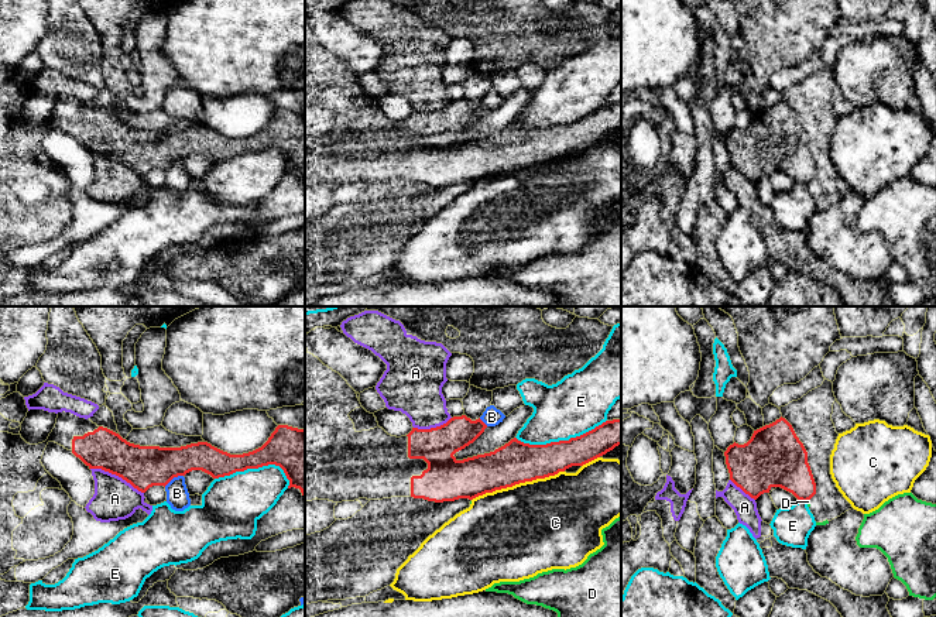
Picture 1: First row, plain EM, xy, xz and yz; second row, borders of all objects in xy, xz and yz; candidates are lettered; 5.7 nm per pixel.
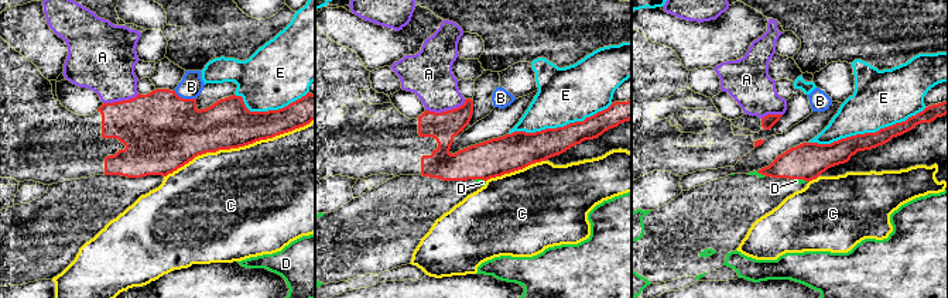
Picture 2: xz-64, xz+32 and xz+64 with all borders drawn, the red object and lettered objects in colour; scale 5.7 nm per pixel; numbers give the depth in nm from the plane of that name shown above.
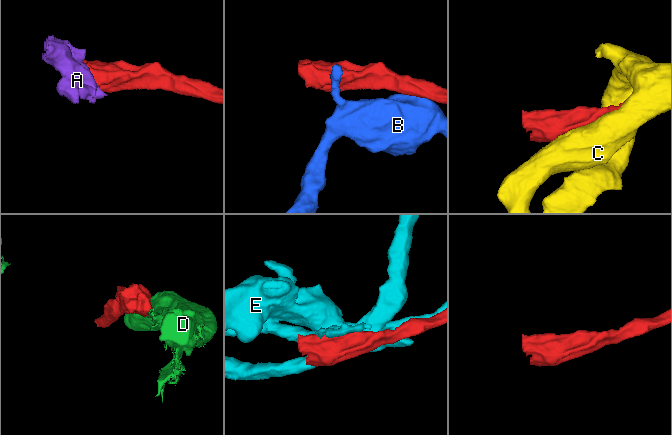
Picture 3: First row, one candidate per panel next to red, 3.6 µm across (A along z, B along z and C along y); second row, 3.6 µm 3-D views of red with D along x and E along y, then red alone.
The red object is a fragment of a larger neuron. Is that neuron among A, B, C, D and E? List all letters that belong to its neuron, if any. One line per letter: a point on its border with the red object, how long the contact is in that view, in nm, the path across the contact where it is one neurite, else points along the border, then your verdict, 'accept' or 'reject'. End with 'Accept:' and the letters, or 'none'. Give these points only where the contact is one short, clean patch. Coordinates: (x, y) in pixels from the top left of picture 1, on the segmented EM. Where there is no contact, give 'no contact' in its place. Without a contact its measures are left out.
A: xy (117, 475) | 340 nm | reject
B: xy (172, 477) | 130 nm | reject
C: xz (517, 483) | 550 nm | reject
D: yz (808, 499) | 30 nm | reject
E: xz (561, 441) | 550 nm | reject
Accept: none

